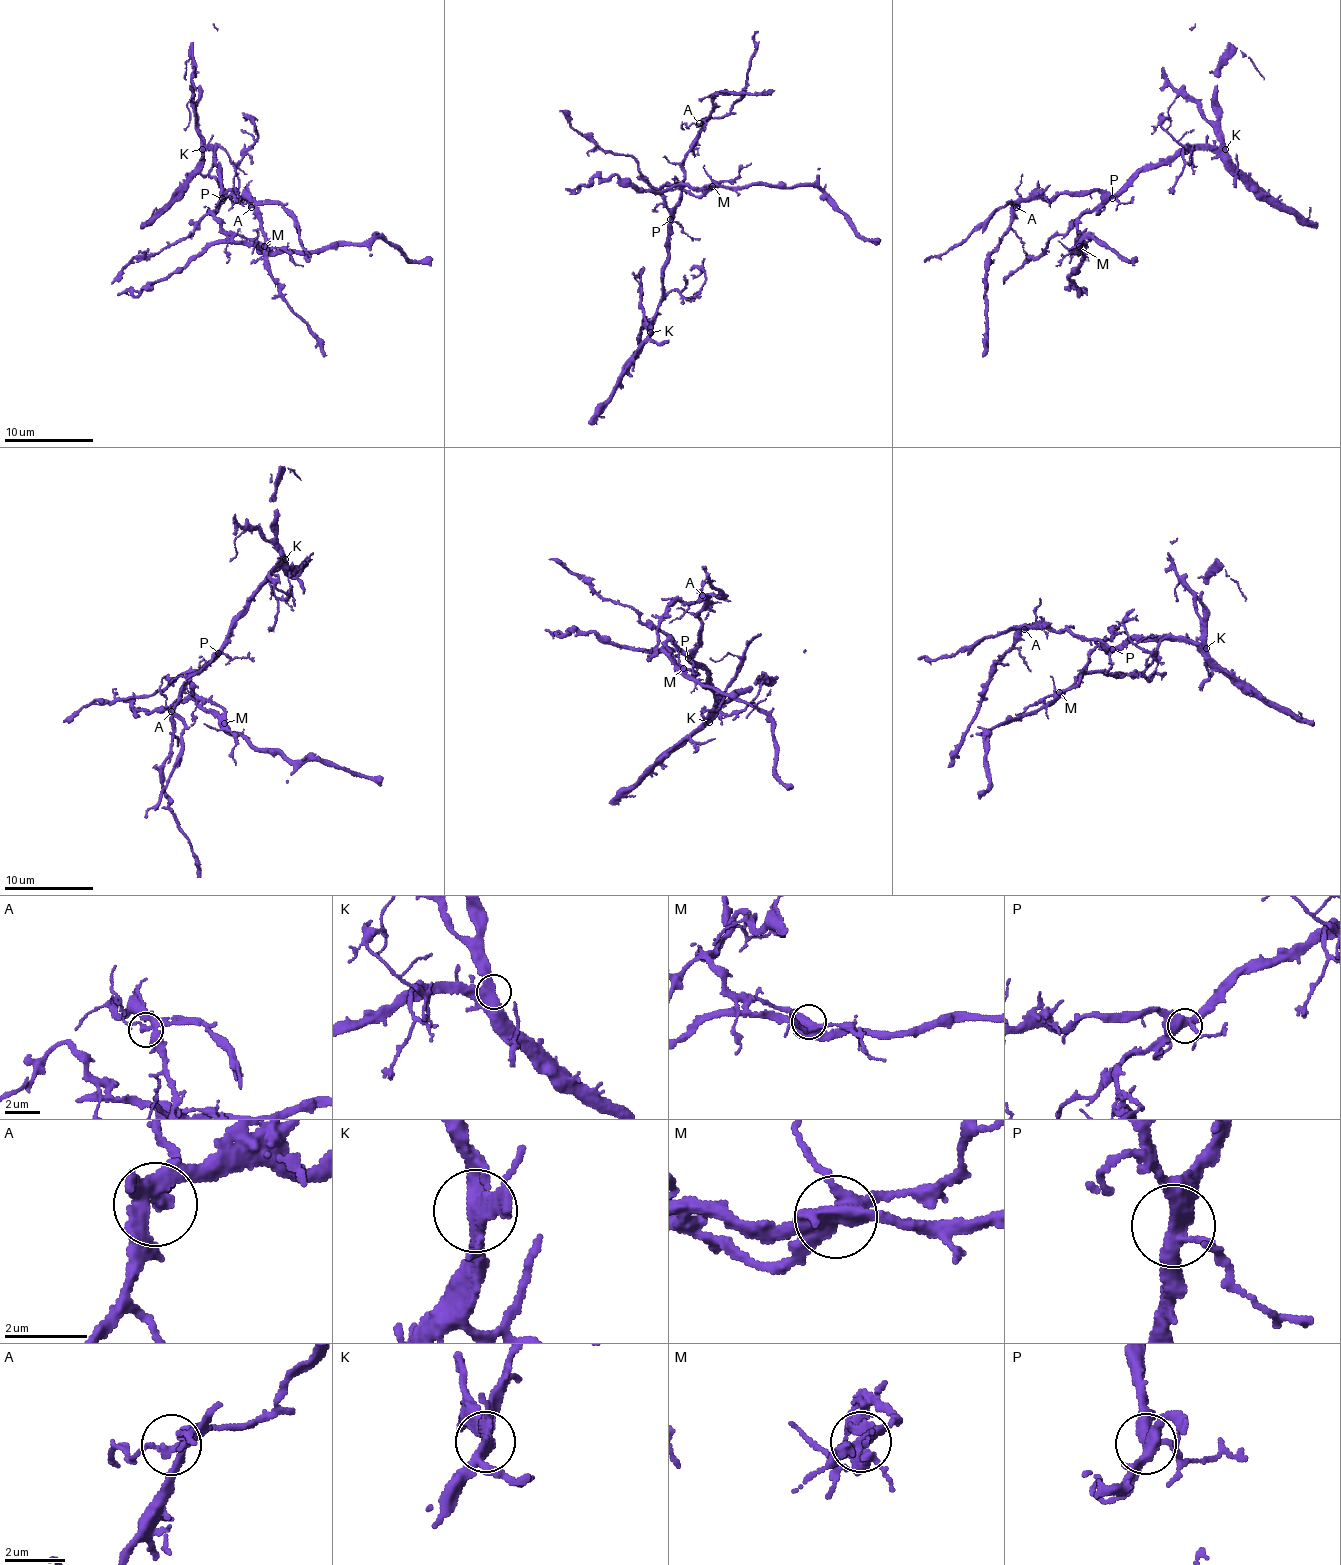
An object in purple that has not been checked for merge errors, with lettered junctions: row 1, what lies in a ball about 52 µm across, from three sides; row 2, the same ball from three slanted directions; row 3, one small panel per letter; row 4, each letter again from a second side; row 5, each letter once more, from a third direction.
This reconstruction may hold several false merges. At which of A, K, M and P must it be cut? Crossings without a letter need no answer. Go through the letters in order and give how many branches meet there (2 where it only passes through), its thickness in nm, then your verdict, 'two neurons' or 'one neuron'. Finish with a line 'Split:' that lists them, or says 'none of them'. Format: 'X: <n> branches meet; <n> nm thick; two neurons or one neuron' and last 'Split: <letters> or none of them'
A: 5 branches meet; 280 nm thick; one neuron
K: 3 branches meet; 400 nm thick; one neuron
M: 4 branches meet; 440 nm thick; two neurons
P: 4 branches meet; 400 nm thick; one neuron
Split: M

